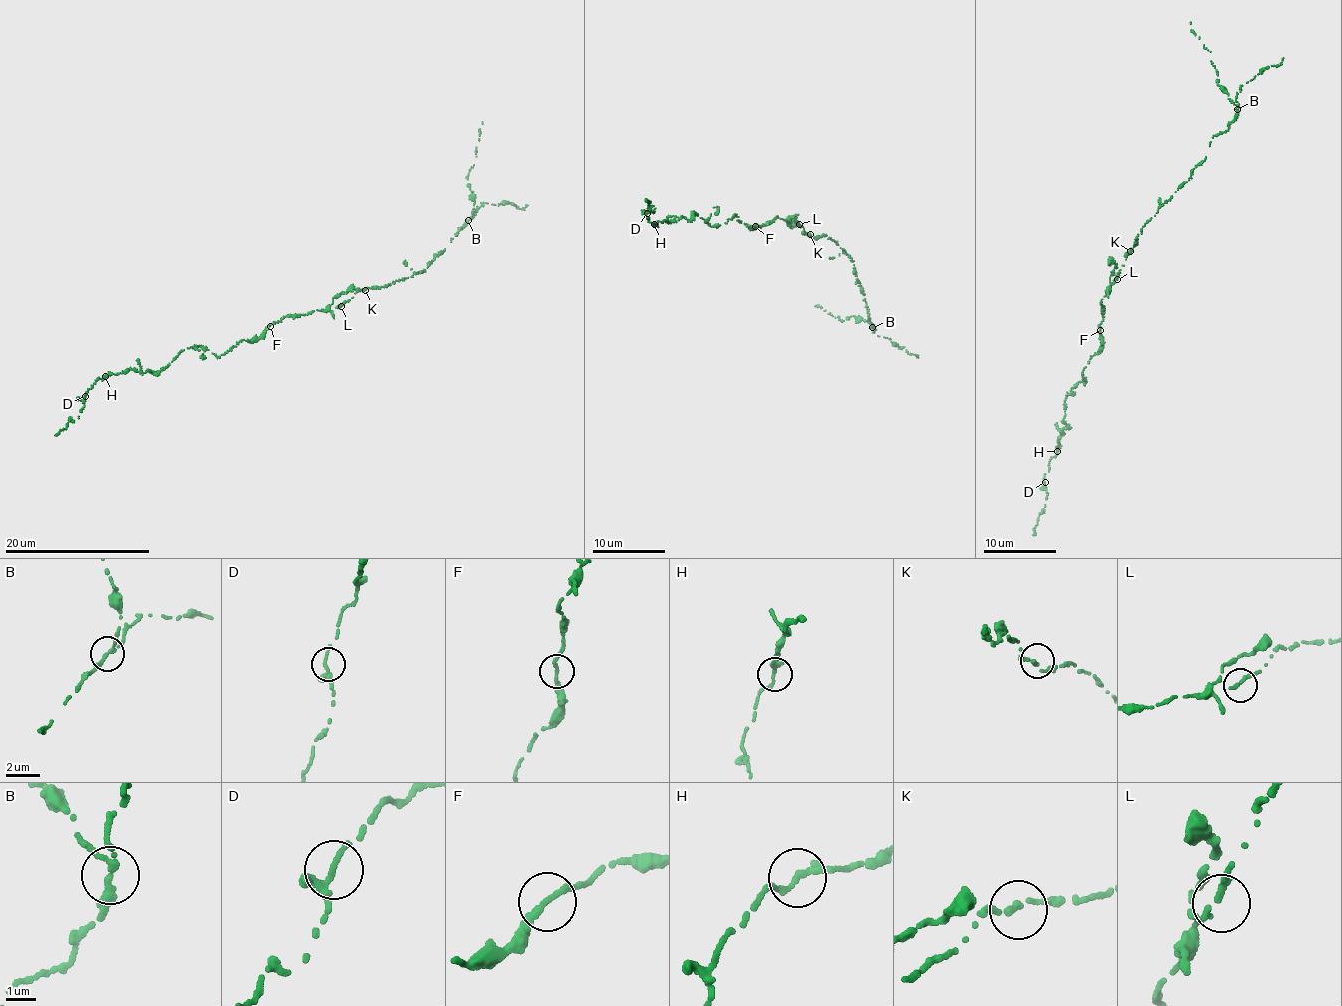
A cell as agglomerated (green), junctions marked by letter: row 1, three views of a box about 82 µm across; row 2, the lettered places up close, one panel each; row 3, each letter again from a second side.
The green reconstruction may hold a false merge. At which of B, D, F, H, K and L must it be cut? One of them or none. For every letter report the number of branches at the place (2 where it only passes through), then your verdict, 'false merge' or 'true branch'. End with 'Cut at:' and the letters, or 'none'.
B: 3 branches meet; false merge
D: 3 branches meet; true branch
F: 2 branches meet; true branch
H: 2 branches meet; true branch
K: 2 branches meet; true branch
L: 2 branches meet; true branch
Cut at: B

